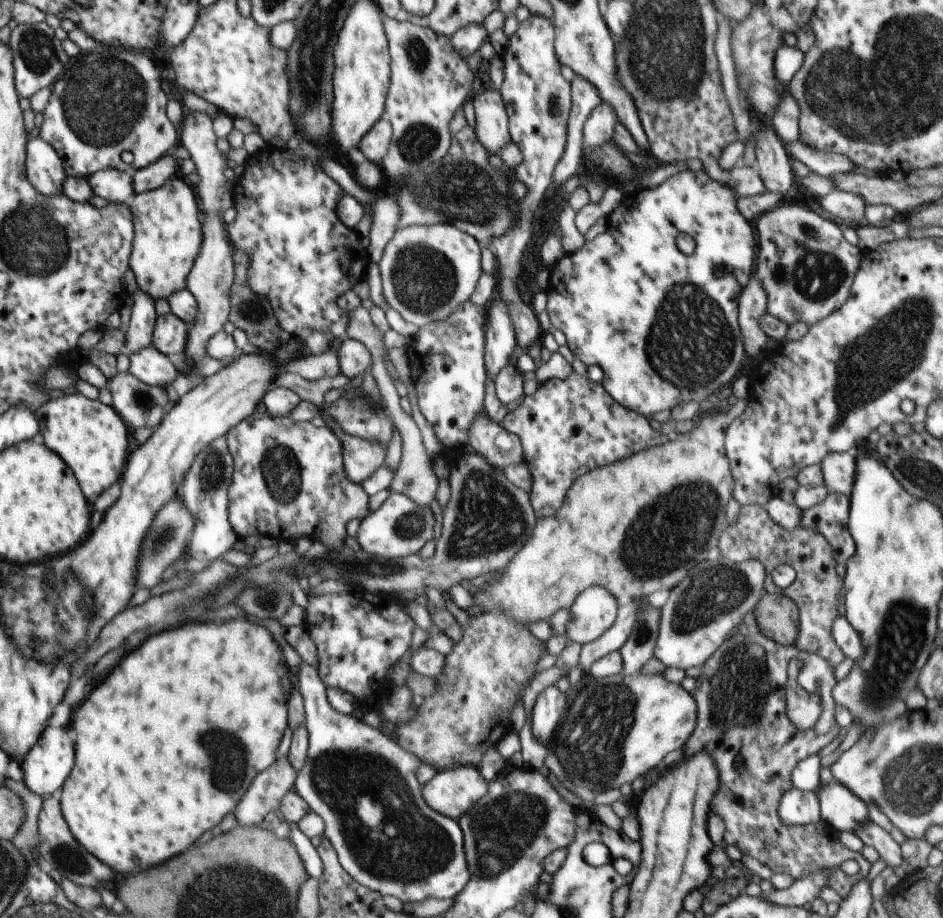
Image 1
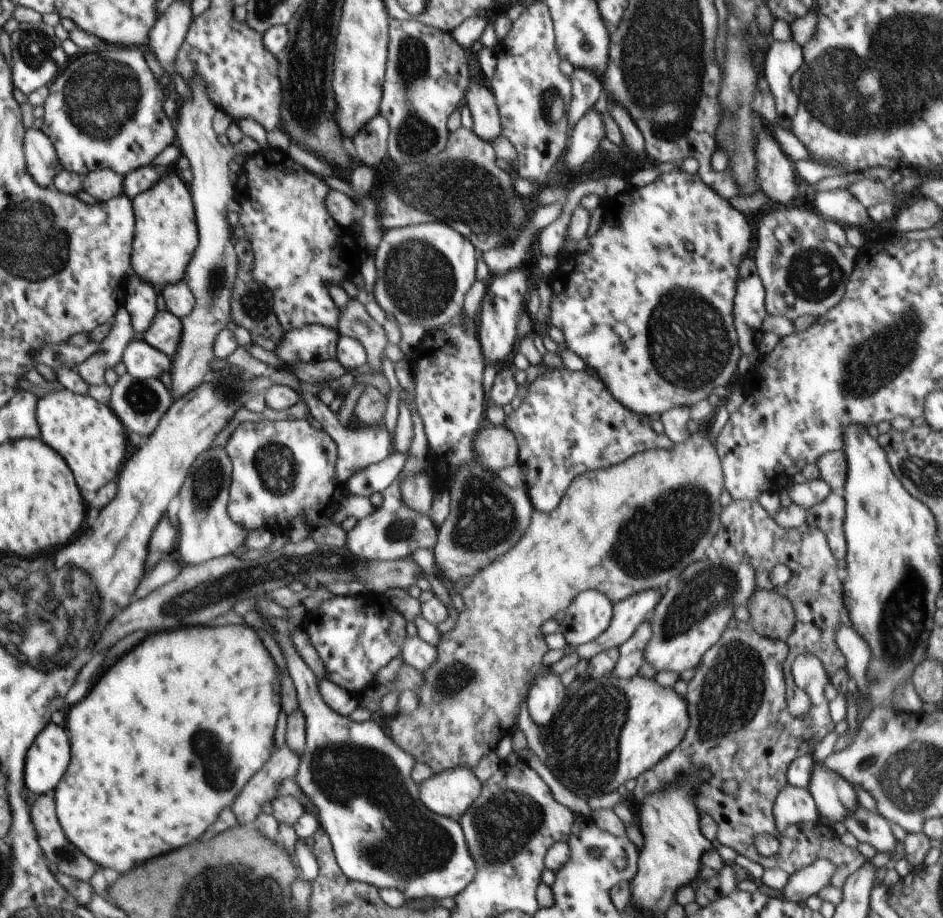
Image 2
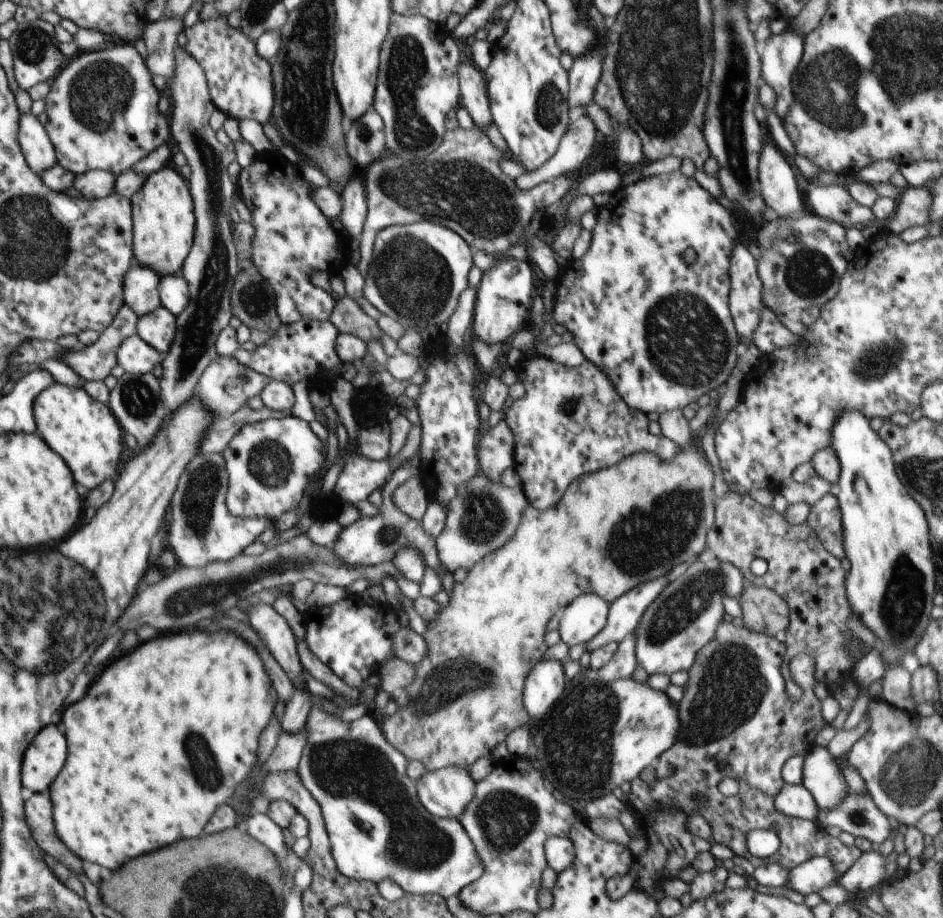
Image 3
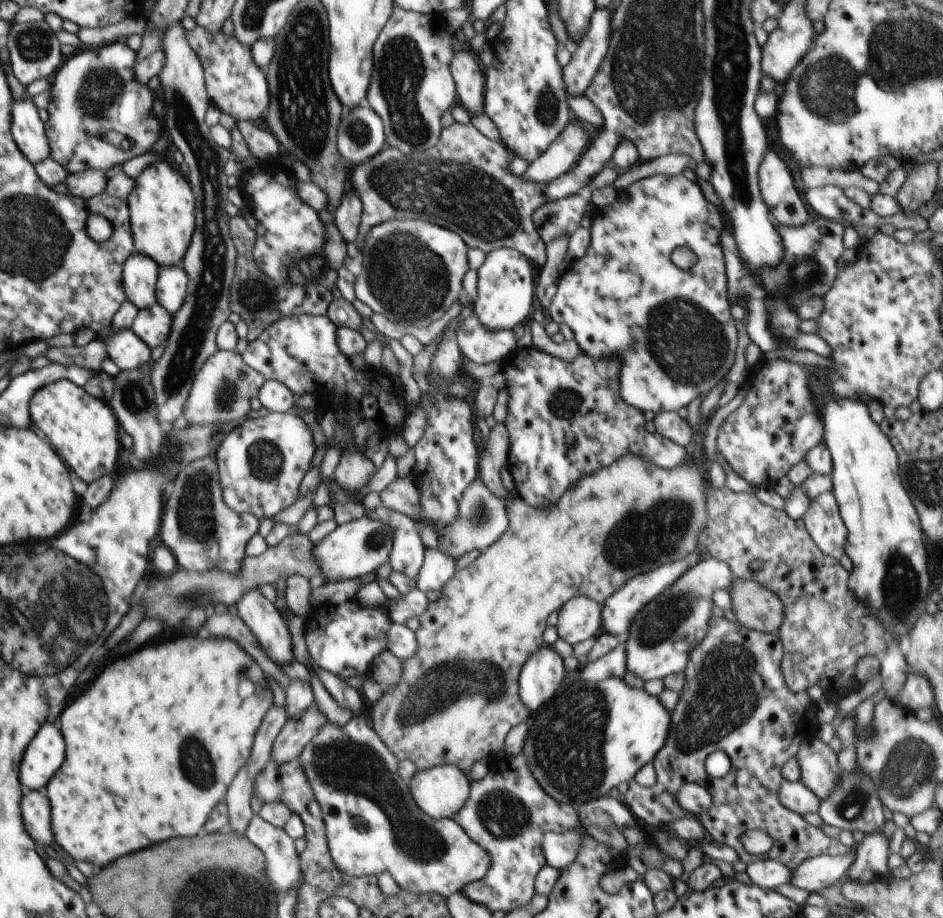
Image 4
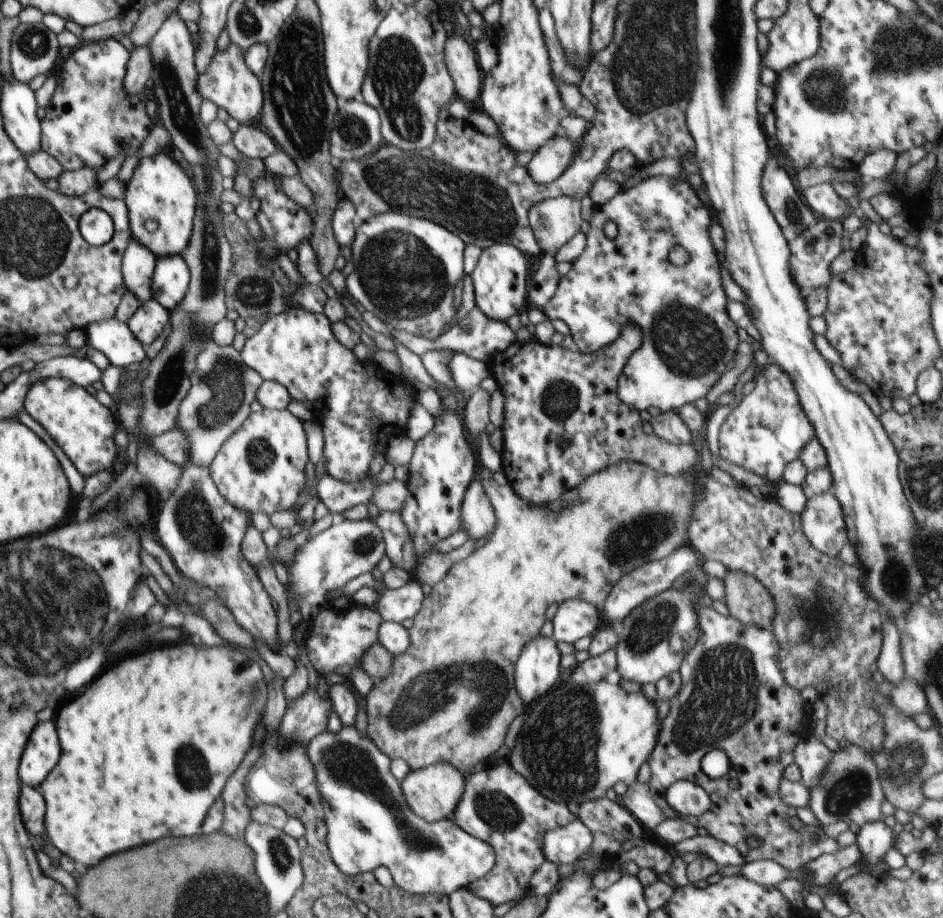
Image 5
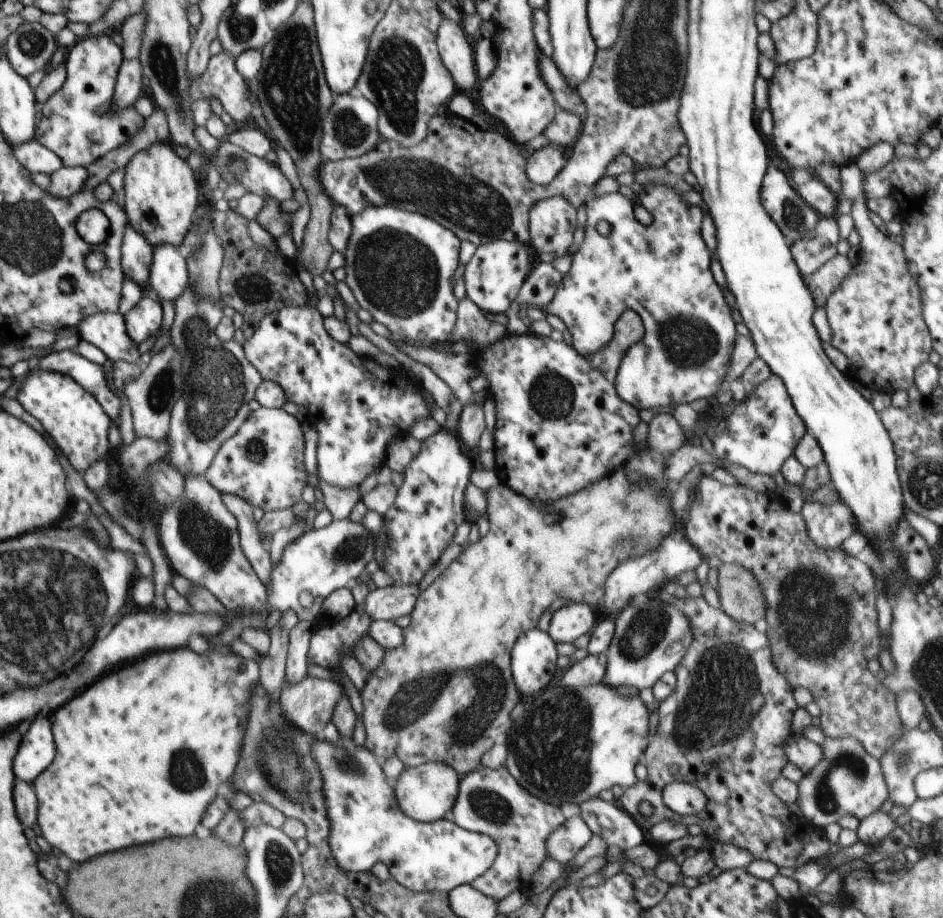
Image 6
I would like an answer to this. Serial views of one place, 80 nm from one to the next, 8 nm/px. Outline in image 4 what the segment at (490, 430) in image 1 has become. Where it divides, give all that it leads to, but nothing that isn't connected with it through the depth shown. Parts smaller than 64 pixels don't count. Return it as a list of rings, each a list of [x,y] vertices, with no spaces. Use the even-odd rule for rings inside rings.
[[[496,423],[491,428],[488,438],[483,444],[482,454],[479,458],[479,477],[484,484],[500,498],[507,502],[507,513],[509,514],[508,530],[486,550],[470,563],[463,570],[456,570],[454,576],[441,589],[442,596],[437,602],[429,602],[428,609],[419,616],[420,628],[415,632],[417,636],[417,651],[414,656],[403,661],[403,673],[397,686],[391,691],[385,692],[383,697],[377,702],[372,703],[372,728],[376,734],[384,741],[384,744],[399,758],[399,760],[411,760],[418,771],[425,771],[442,765],[456,765],[465,773],[470,773],[476,761],[493,760],[493,755],[505,748],[505,738],[508,731],[520,723],[529,722],[532,713],[524,706],[520,700],[518,679],[521,668],[537,650],[545,645],[543,632],[546,630],[548,616],[552,612],[558,612],[566,602],[574,597],[587,596],[595,600],[602,606],[617,590],[620,590],[631,578],[650,572],[662,564],[685,559],[688,554],[692,554],[699,546],[699,536],[705,529],[709,519],[707,509],[706,484],[700,474],[700,470],[691,459],[684,460],[678,466],[671,469],[663,469],[654,461],[642,458],[638,455],[626,455],[613,462],[610,466],[597,470],[595,473],[583,476],[575,482],[560,497],[557,503],[550,506],[533,507],[525,503],[512,492],[508,492],[502,485],[500,470],[506,466],[510,450],[510,437],[508,429],[504,423]]]

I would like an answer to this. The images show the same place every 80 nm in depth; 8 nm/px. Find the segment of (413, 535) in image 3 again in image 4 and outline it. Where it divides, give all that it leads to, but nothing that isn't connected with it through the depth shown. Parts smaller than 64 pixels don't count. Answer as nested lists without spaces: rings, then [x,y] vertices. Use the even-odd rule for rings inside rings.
[[[364,516],[338,525],[336,530],[318,545],[314,545],[313,555],[319,564],[319,569],[327,578],[327,582],[357,579],[370,572],[376,573],[378,568],[389,560],[392,536],[394,536],[394,529],[390,525]]]

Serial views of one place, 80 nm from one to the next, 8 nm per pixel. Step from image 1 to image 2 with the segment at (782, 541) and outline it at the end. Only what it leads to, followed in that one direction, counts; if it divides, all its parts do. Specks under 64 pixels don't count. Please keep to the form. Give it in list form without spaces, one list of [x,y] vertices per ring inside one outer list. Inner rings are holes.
[[[732,501],[720,513],[720,528],[713,538],[713,547],[723,562],[748,561],[758,572],[758,588],[776,591],[785,596],[795,610],[795,625],[787,638],[790,652],[783,662],[785,676],[785,695],[788,712],[795,717],[807,716],[811,708],[808,693],[802,690],[793,679],[792,663],[799,654],[810,653],[817,656],[824,665],[828,676],[846,668],[846,659],[835,639],[835,630],[840,624],[844,591],[843,582],[838,577],[838,560],[832,554],[826,535],[816,527],[805,522],[801,527],[785,529],[778,526],[758,501]],[[778,563],[783,563],[792,570],[792,578],[786,586],[774,586],[770,581],[770,572]]]

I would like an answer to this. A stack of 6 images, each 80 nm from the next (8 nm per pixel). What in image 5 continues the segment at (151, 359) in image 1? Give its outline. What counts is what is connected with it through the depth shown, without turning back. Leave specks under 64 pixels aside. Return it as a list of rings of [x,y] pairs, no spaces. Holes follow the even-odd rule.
[[[114,316],[88,325],[85,334],[87,336],[86,344],[105,354],[114,371],[122,371],[129,364],[140,363],[146,358],[147,347],[132,334],[126,323],[116,320]]]

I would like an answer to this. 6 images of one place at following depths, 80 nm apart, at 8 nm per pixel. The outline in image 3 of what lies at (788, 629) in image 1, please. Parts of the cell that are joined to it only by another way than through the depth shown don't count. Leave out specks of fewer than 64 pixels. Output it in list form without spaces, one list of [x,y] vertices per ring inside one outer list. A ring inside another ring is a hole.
[[[747,584],[742,596],[737,599],[748,630],[771,637],[783,637],[790,624],[789,606],[778,593],[758,584]]]

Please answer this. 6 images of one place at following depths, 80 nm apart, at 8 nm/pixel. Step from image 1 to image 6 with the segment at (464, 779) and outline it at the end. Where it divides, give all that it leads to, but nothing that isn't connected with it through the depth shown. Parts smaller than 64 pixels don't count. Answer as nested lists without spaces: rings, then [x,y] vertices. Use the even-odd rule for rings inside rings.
[[[429,762],[416,768],[406,767],[393,787],[399,807],[414,820],[431,823],[449,817],[459,793],[462,777],[445,762]]]

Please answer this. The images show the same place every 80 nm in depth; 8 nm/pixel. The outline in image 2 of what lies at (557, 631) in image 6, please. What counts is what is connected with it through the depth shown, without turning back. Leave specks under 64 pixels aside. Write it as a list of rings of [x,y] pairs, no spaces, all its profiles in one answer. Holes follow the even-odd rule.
[[[588,589],[582,591],[565,610],[564,620],[558,630],[562,631],[568,645],[579,648],[602,634],[608,628],[612,617],[613,602],[603,592]]]

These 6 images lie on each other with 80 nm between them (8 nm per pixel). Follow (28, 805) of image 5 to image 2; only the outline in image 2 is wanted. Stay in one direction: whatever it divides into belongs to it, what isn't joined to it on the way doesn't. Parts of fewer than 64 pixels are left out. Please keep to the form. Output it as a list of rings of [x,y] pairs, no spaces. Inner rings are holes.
[[[54,792],[40,795],[32,806],[32,822],[40,846],[48,862],[56,864],[60,873],[88,883],[100,867],[69,841],[57,817]]]

